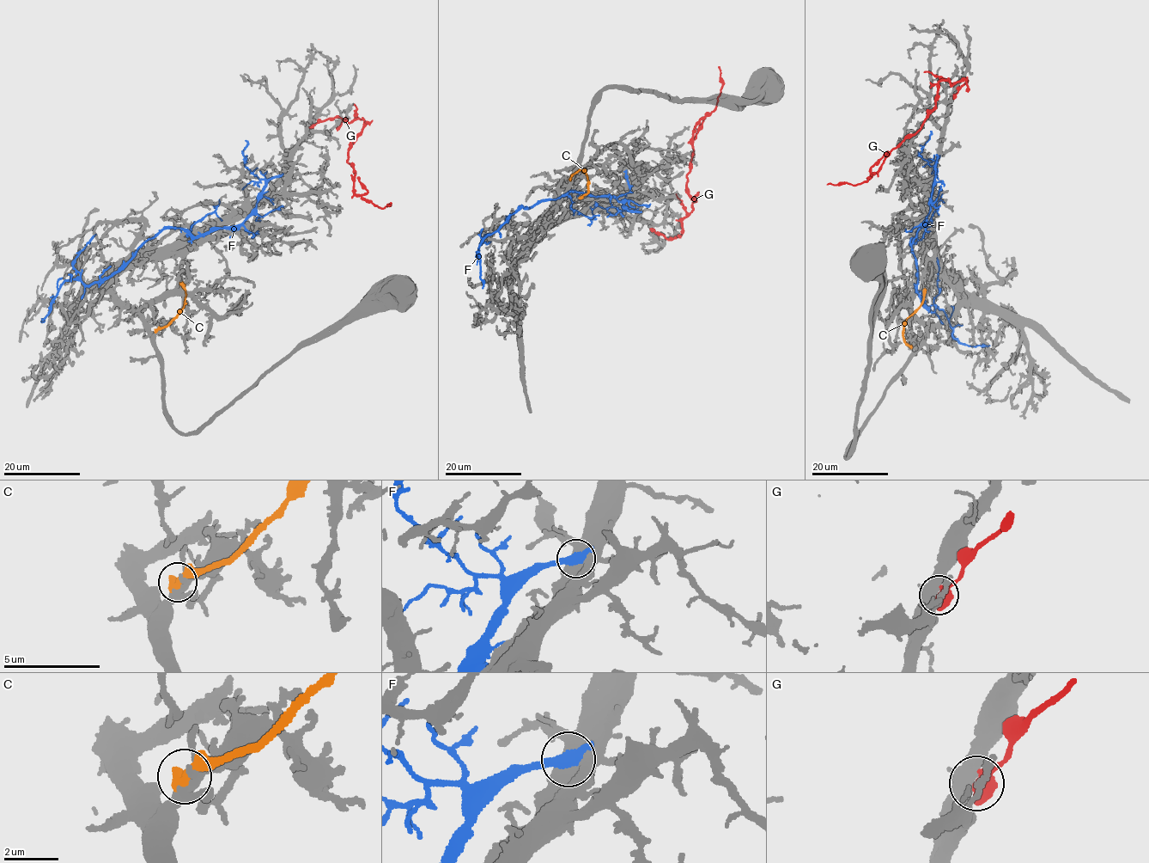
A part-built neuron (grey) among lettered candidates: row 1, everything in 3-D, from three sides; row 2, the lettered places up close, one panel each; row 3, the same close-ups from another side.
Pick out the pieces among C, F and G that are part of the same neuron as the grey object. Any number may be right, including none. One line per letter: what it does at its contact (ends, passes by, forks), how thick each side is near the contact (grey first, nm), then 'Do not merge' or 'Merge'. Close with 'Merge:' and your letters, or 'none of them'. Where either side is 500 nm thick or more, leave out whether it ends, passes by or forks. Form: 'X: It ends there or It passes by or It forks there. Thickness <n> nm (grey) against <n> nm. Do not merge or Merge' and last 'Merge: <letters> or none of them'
C: It ends there. Thickness 400 nm (grey) against 480 nm. Do not merge
F: Thickness 900 nm (grey) against 400 nm. Do not merge
G: Thickness 380 nm (grey) against 650 nm. Do not merge
Merge: none of them

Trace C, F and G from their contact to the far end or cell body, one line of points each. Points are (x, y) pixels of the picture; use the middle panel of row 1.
C: (570, 178), (578, 170), (585, 172), (588, 190), (579, 198)
F: (636, 210), (626, 209), (615, 198), (571, 191), (529, 209), (520, 206), (478, 247), (483, 288)
G: (653, 229), (666, 238), (682, 233), (696, 199), (686, 186), (692, 137), (696, 124), (716, 106), (718, 66)

